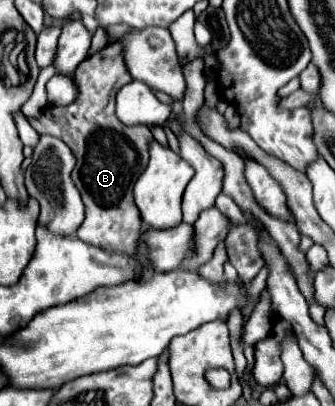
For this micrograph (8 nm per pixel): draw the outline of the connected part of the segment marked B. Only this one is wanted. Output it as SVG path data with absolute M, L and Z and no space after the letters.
M107 44L77 68L73 82L79 94L69 106L47 106L41 116L27 118L39 134L61 138L77 158L71 180L85 204L85 220L81 222L81 232L77 230L77 236L93 246L125 254L135 254L135 242L141 232L141 216L133 200L133 184L149 162L151 140L147 126L125 126L113 116L117 88L131 80L133 78L129 78L121 58L121 46Z

